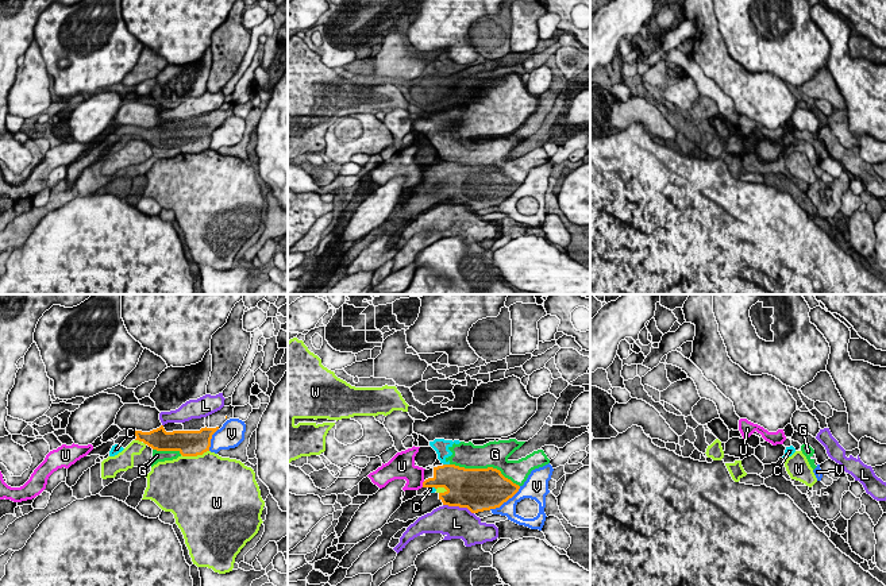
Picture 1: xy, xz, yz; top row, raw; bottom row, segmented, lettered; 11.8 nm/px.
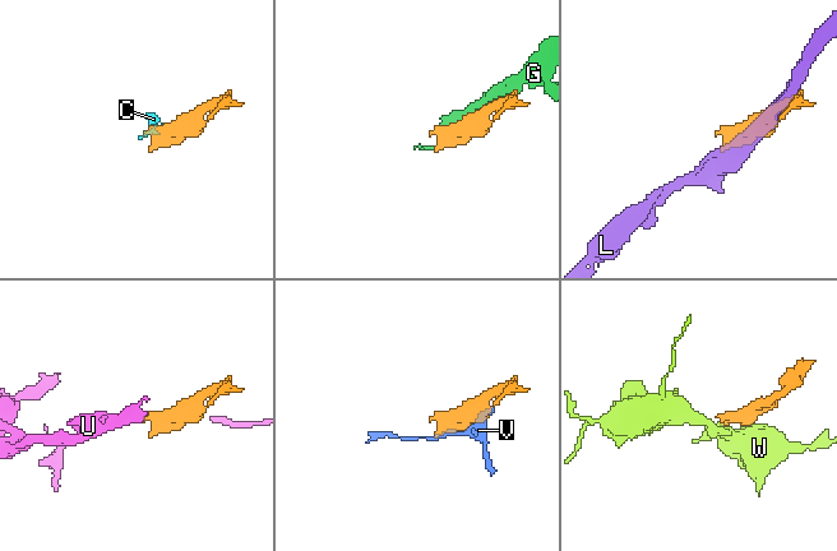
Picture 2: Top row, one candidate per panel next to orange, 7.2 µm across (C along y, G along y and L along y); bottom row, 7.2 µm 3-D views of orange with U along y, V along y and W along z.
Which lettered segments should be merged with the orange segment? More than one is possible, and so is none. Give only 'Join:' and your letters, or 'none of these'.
Join: none of these

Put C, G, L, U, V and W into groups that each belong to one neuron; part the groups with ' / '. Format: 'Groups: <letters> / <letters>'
Groups: C G / L / U / V / W

